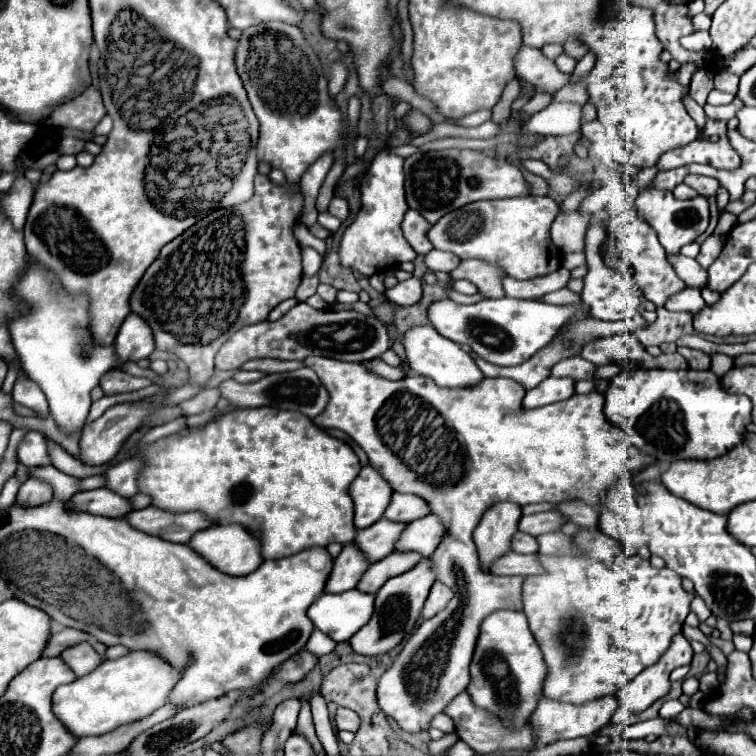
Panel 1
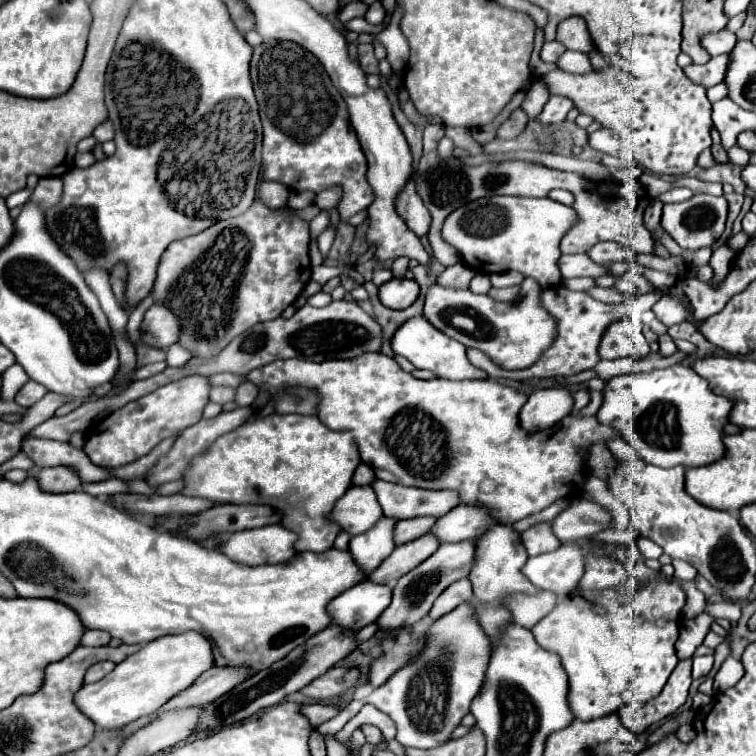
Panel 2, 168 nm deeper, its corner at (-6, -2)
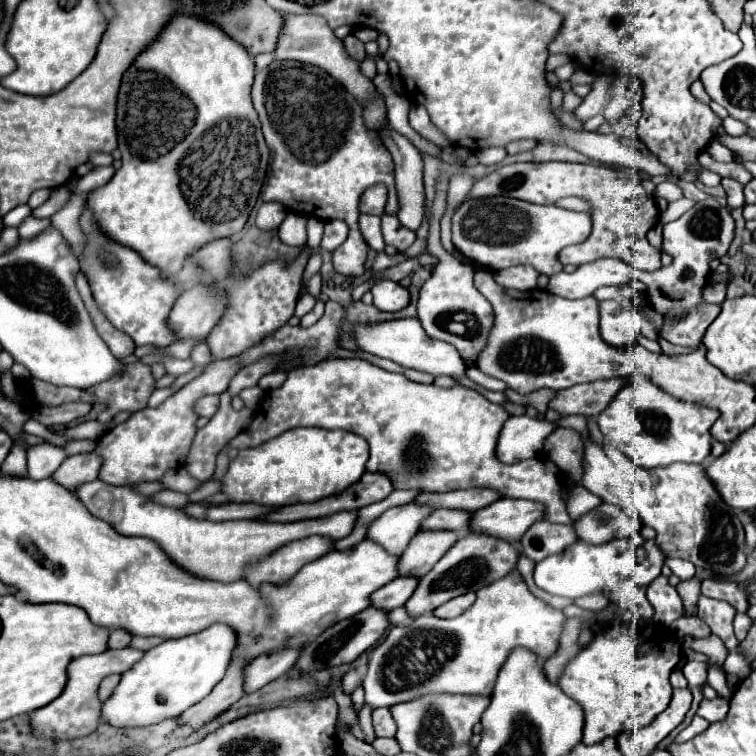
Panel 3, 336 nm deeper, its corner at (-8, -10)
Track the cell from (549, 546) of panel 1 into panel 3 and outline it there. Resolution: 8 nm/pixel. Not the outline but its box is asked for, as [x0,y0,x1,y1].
[574,594,610,610]

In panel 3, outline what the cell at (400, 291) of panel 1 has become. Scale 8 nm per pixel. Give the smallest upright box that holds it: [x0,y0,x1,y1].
[372,280,410,312]

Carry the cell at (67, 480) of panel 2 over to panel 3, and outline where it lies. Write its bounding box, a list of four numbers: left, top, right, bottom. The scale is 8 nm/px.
[52,452,100,492]

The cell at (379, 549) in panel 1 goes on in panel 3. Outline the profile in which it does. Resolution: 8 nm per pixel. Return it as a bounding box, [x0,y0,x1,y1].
[420,510,470,530]

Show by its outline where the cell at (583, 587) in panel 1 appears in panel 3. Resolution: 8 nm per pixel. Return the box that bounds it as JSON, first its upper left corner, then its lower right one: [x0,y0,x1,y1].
[558,622,680,744]

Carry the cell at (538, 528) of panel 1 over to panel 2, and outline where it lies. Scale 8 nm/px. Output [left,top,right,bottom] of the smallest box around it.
[552,498,612,542]

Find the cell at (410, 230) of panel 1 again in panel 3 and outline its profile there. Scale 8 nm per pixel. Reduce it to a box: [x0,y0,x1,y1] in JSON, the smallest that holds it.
[382,126,426,232]

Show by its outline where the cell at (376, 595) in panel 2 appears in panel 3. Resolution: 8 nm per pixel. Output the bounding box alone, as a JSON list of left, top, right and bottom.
[370,578,418,610]

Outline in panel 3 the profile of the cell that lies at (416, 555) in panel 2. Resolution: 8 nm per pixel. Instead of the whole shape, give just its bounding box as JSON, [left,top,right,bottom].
[398,530,458,578]

